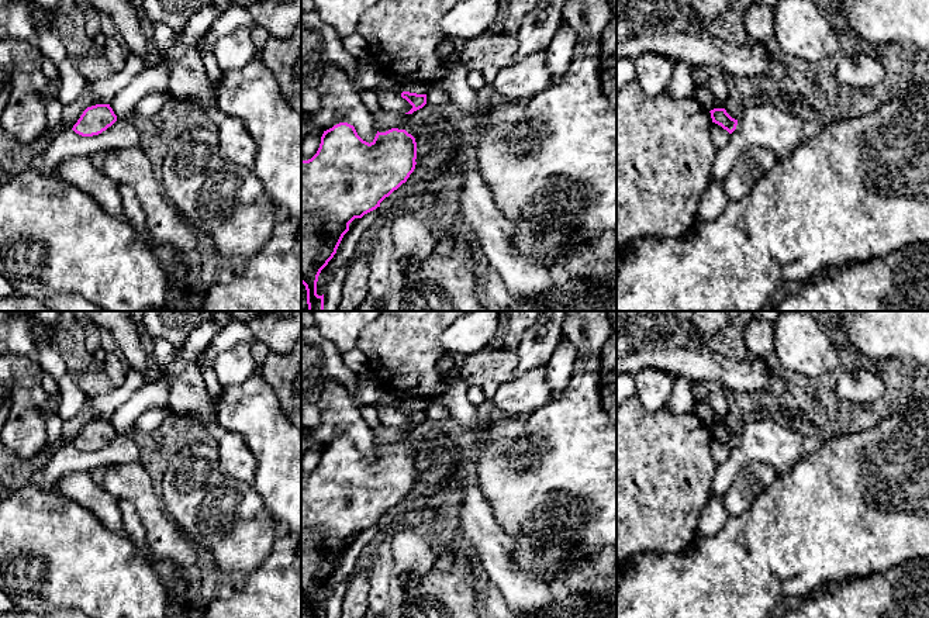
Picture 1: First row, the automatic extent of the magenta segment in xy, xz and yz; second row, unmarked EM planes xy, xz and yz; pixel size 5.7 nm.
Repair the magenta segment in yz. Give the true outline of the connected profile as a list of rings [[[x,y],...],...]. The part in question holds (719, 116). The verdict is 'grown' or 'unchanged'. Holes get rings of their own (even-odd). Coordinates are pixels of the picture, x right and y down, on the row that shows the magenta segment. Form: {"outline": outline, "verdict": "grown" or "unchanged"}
{"outline": [[[714,108],[709,111],[712,122],[721,125],[723,130],[726,130],[729,134],[732,134],[736,130],[738,120],[732,118],[725,108]]], "verdict": "unchanged"}

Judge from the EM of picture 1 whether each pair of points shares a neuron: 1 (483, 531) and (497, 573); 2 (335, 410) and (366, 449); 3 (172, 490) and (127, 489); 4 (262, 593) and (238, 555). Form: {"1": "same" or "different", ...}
{"1": "same", "2": "same", "3": "different", "4": "different"}

